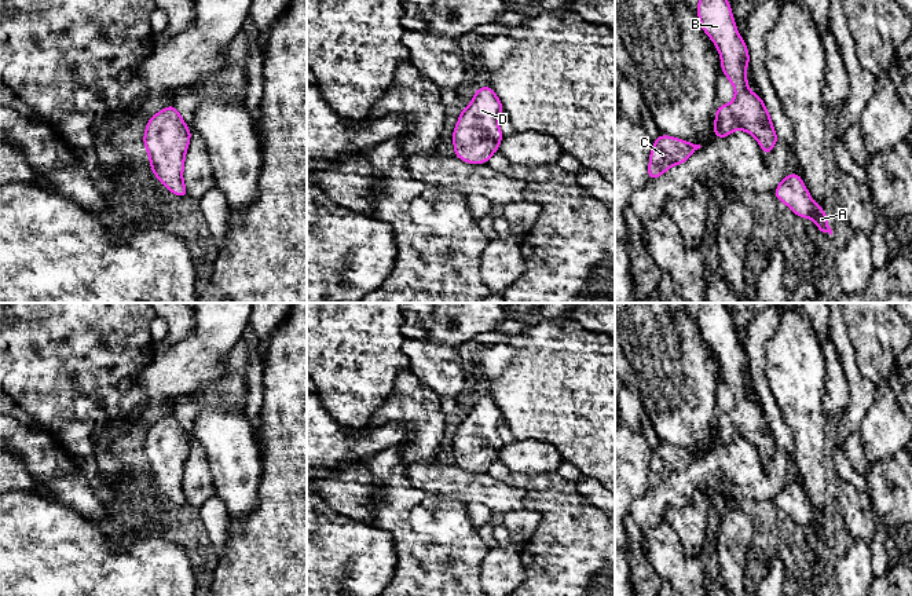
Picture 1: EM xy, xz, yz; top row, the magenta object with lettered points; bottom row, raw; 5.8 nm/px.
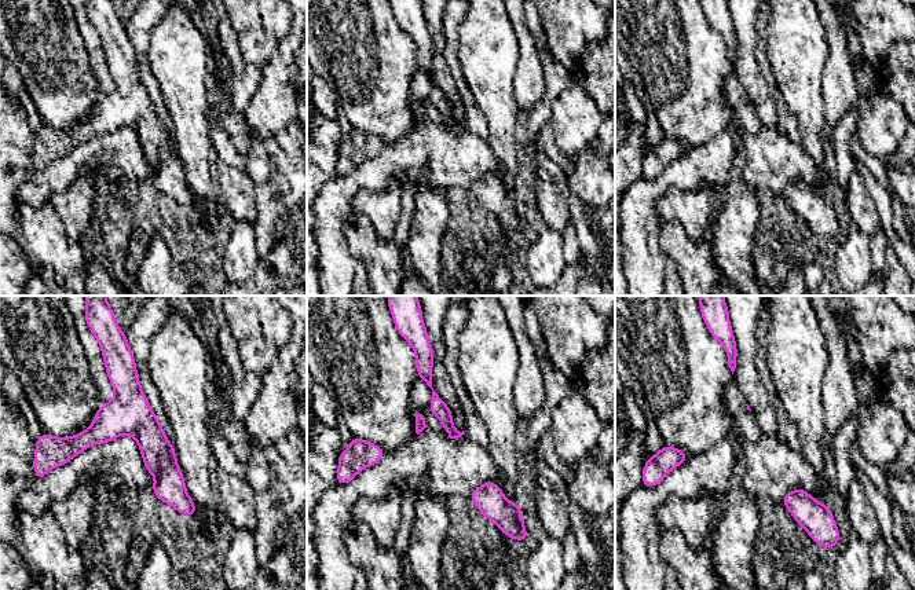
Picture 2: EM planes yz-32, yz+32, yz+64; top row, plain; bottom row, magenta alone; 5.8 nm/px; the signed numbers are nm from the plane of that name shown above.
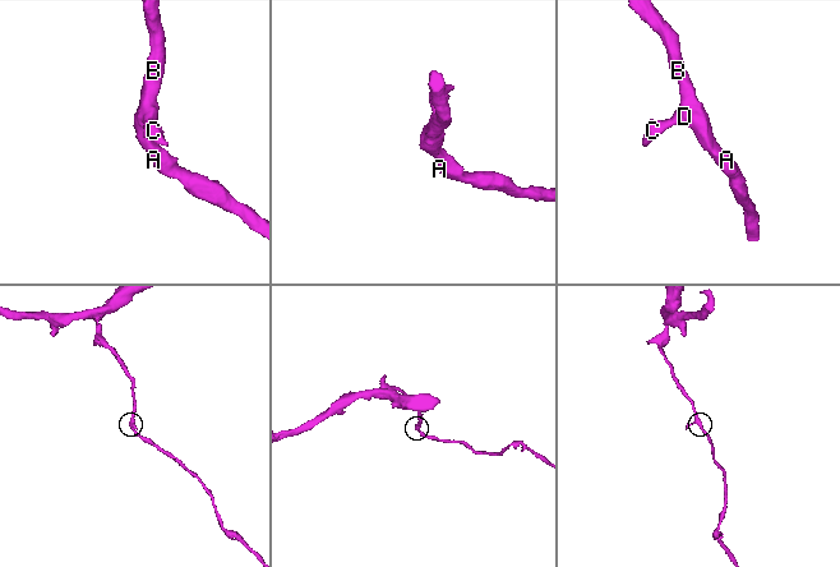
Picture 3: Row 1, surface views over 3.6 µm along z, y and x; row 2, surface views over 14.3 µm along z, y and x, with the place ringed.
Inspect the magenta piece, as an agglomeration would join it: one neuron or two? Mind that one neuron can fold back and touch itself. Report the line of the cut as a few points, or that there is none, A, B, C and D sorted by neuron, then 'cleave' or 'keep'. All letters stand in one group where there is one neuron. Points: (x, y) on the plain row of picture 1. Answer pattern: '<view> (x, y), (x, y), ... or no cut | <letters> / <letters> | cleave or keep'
no cut | A B C D | keep

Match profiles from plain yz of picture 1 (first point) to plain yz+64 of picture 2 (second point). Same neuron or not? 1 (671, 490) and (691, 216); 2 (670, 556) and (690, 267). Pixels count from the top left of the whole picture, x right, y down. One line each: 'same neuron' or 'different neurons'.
1: different neurons
2: same neuron

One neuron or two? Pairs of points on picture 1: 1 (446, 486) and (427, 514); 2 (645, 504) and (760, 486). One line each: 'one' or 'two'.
1: two
2: one

